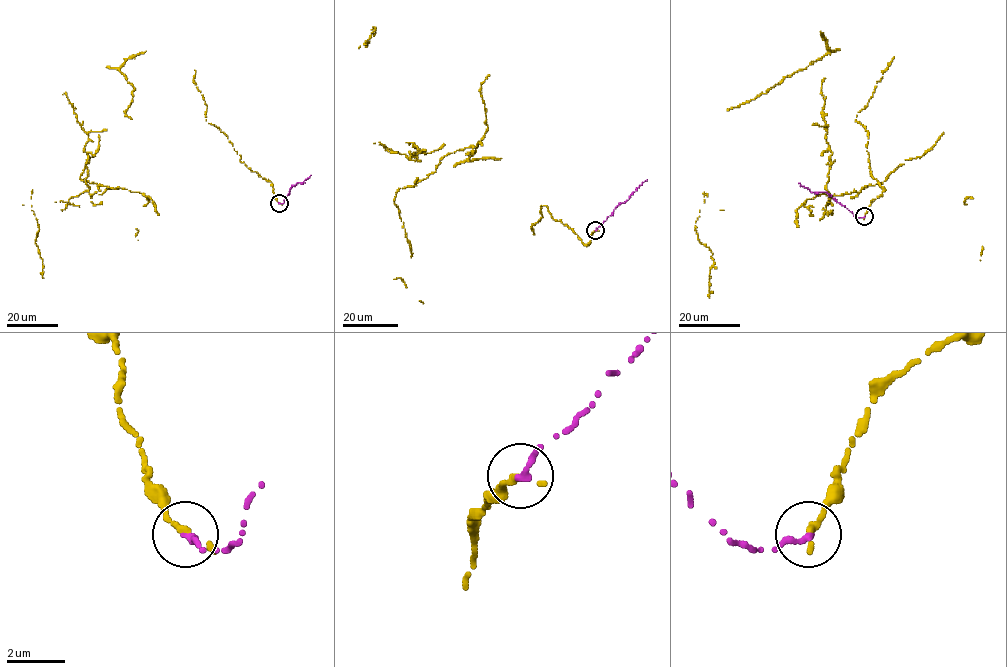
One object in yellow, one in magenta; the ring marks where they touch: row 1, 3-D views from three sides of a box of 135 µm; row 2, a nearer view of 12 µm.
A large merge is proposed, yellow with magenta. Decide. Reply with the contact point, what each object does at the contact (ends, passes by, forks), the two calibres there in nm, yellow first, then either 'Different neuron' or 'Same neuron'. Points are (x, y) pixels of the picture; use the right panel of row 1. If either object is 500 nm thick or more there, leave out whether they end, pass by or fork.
Place: (864, 216). At the ring yellow ends. At the ring magenta ends. Thickness 240 nm (yellow) against 260 nm. Different neuron

